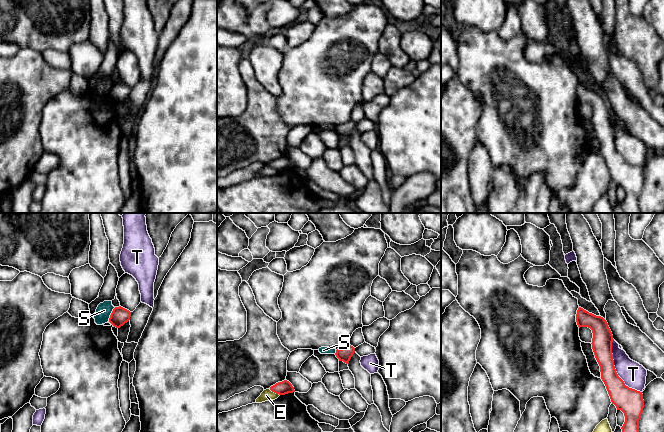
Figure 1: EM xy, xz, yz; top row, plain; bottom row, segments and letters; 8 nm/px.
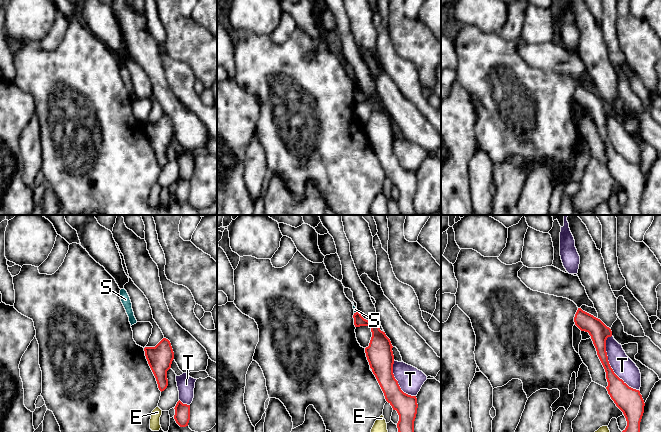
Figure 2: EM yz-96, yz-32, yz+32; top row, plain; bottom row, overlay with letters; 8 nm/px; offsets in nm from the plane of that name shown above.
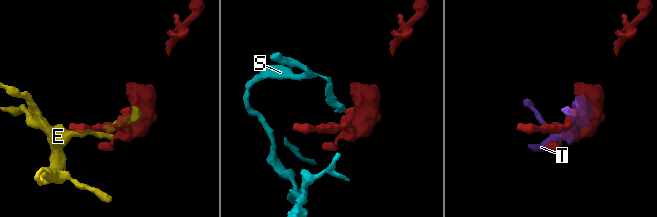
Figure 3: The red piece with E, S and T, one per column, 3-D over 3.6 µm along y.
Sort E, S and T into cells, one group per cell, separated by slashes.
E / S / T

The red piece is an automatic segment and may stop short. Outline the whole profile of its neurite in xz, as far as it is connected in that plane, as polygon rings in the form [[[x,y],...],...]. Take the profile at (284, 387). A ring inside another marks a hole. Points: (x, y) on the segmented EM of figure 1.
[[[287,380],[276,383],[275,385],[270,387],[270,390],[276,394],[279,394],[279,395],[285,395],[288,393],[295,392],[294,387]]]

